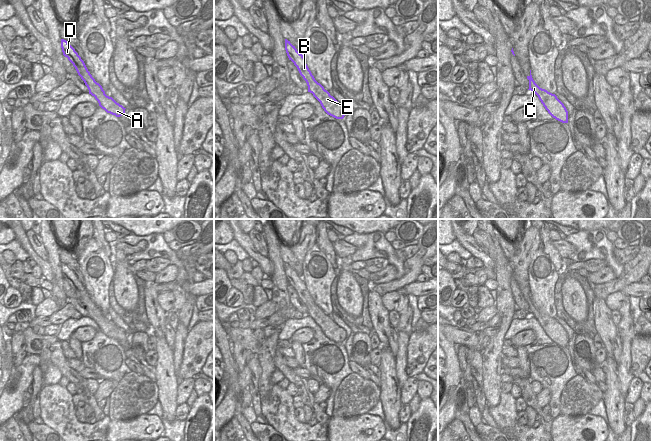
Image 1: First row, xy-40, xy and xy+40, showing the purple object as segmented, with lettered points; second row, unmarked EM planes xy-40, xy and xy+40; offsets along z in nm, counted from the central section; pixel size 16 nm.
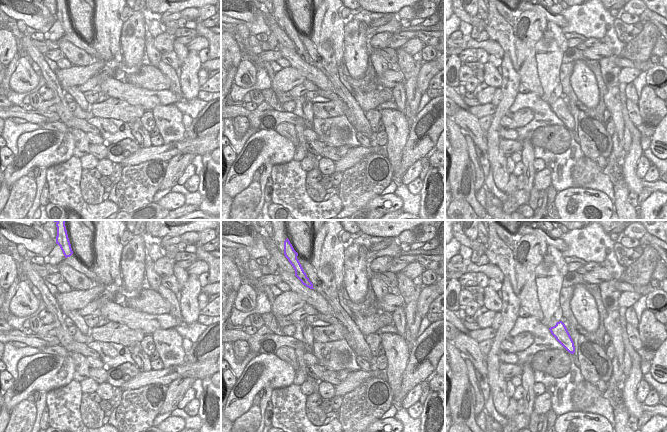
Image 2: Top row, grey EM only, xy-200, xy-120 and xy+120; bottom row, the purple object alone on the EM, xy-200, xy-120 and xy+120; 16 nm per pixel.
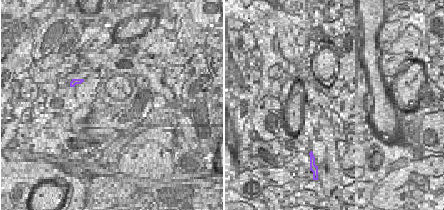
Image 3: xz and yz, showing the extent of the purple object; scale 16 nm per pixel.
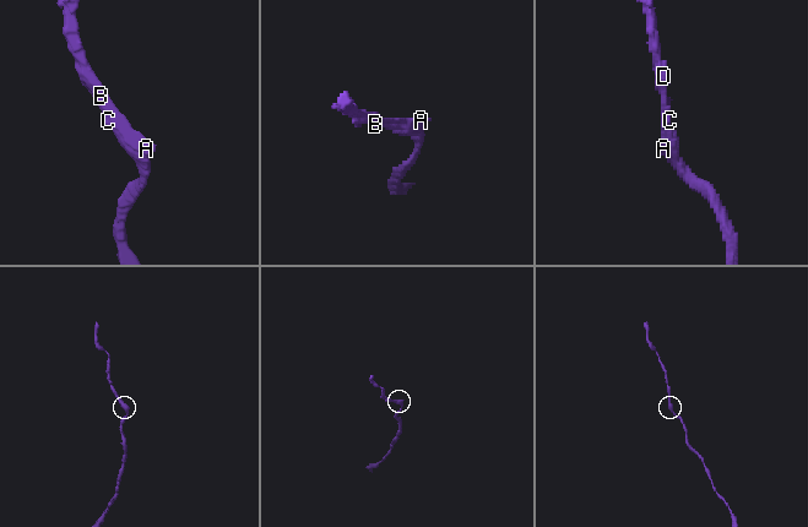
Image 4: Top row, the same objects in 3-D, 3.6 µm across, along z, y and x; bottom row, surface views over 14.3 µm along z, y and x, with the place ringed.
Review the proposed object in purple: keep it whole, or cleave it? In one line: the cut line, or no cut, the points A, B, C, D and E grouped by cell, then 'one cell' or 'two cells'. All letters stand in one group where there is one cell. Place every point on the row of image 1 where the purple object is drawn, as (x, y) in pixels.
cut none; groups A B C D E; one cell

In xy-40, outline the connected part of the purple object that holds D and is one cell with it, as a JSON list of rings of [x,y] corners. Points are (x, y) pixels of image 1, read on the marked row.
[[[61,39],[61,48],[63,55],[73,64],[78,75],[87,86],[89,94],[95,97],[99,103],[99,106],[107,113],[115,115],[116,117],[120,117],[125,114],[126,108],[117,103],[112,97],[105,94],[102,86],[95,81],[88,71],[84,61],[81,59],[75,49],[64,39]]]

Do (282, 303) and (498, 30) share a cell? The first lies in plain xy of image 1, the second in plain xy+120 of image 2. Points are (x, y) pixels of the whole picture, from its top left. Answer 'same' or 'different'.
different

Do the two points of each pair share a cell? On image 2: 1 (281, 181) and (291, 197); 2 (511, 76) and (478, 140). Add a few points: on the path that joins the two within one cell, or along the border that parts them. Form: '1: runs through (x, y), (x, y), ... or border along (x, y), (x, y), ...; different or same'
1: runs through (285, 185), (291, 193); same
2: border along (485, 133), (487, 153); different

